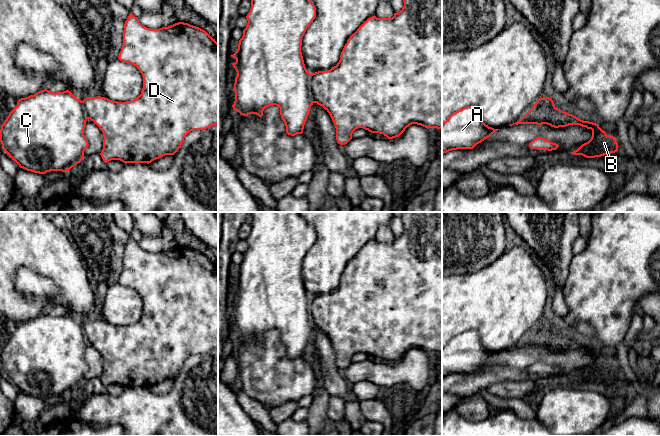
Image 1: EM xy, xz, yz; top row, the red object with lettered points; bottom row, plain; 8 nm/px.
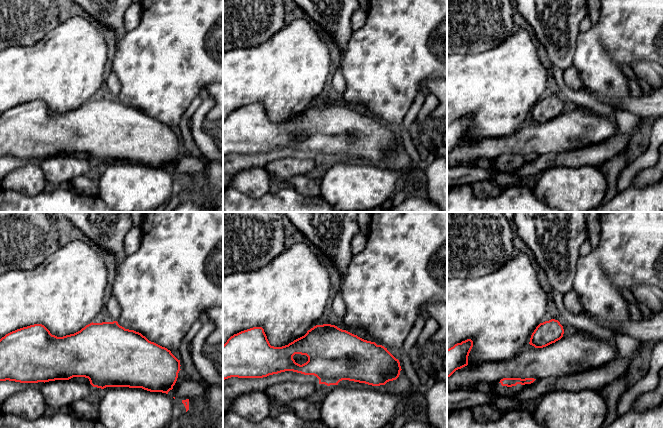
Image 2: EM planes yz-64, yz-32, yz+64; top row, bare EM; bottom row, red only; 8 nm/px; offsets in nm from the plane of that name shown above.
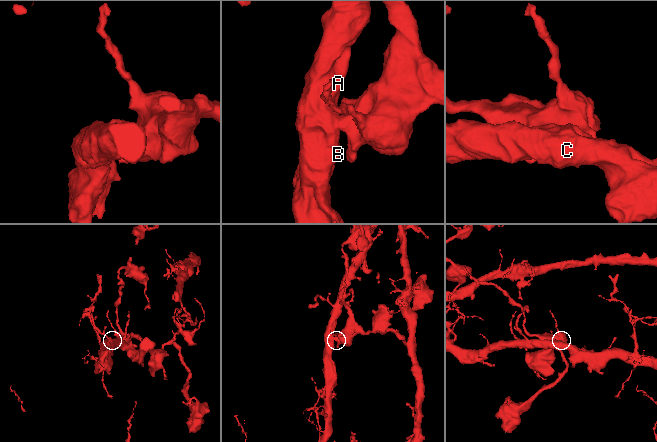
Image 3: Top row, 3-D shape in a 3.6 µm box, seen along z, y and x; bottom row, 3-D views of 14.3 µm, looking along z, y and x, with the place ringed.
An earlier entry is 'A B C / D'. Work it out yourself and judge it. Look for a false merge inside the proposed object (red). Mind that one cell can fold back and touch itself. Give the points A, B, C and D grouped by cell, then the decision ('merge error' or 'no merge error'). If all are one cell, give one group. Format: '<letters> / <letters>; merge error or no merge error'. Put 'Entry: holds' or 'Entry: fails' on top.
Entry: holds
A B C / D; merge error

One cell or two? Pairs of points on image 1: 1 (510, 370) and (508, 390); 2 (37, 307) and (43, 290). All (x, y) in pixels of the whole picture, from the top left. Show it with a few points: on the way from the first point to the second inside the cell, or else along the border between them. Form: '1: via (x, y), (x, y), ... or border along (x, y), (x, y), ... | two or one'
1: border along (533, 381), (496, 381), (487, 388) | two
2: border along (59, 290), (54, 295), (34, 298), (18, 292) | two

